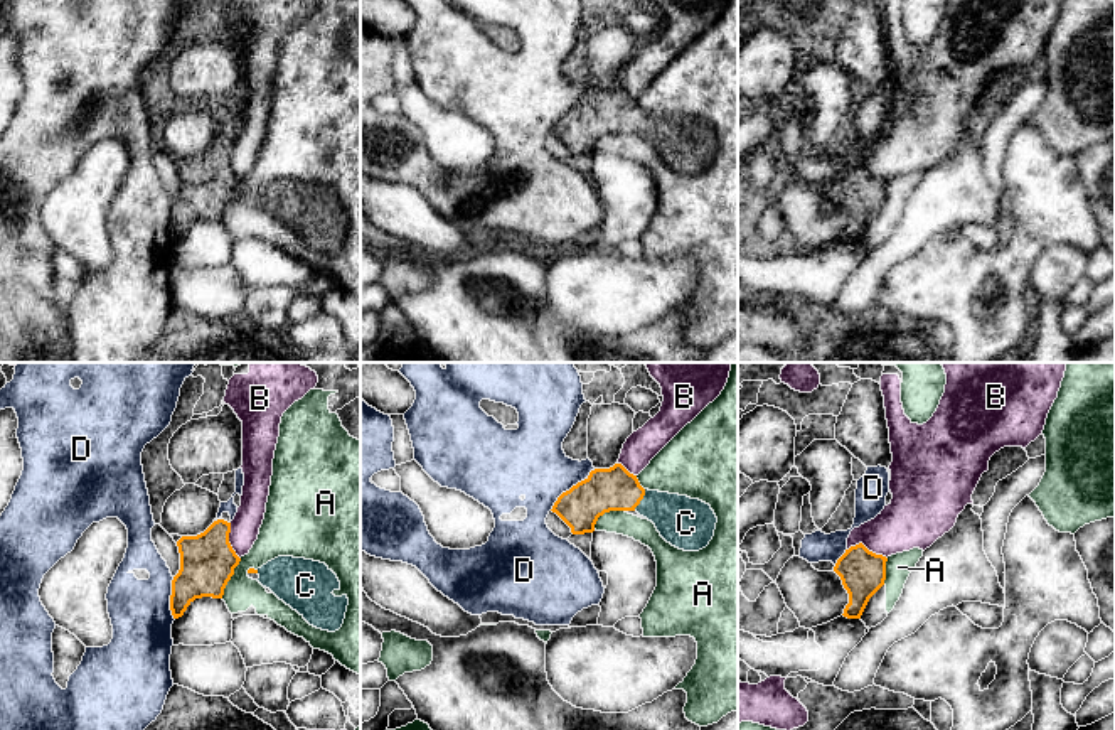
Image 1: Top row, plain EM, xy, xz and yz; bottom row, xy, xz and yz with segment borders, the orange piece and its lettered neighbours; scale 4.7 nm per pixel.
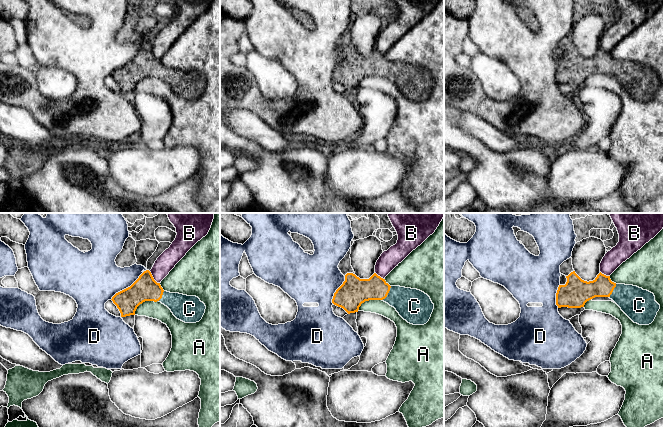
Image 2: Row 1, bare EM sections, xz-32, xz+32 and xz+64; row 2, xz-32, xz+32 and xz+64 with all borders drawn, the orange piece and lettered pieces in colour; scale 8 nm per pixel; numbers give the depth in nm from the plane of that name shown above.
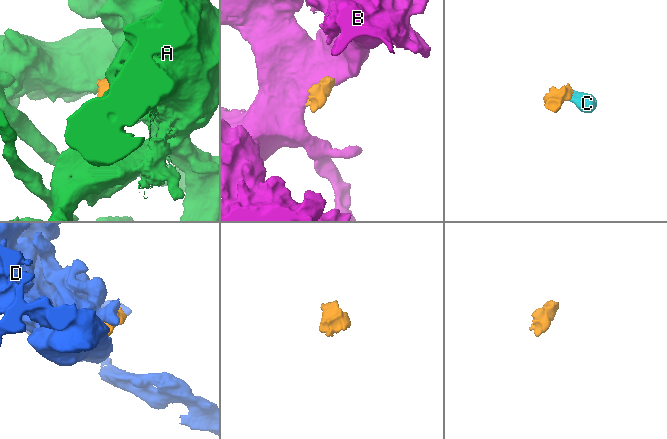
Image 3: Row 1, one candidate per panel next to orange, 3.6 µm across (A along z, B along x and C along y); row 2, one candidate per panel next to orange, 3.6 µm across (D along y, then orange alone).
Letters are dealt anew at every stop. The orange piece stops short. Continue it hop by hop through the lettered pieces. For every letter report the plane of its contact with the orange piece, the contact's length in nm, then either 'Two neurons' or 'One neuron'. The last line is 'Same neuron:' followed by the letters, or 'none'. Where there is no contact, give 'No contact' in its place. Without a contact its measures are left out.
A: Touches orange in xy. Shared border 220 nm. Two neurons
B: Touches orange in yz. Shared border 200 nm. Two neurons
C: Touches orange in xz. Shared border 120 nm. One neuron
D: Touches orange in xz. Shared border 300 nm. Two neurons
Same neuron: C

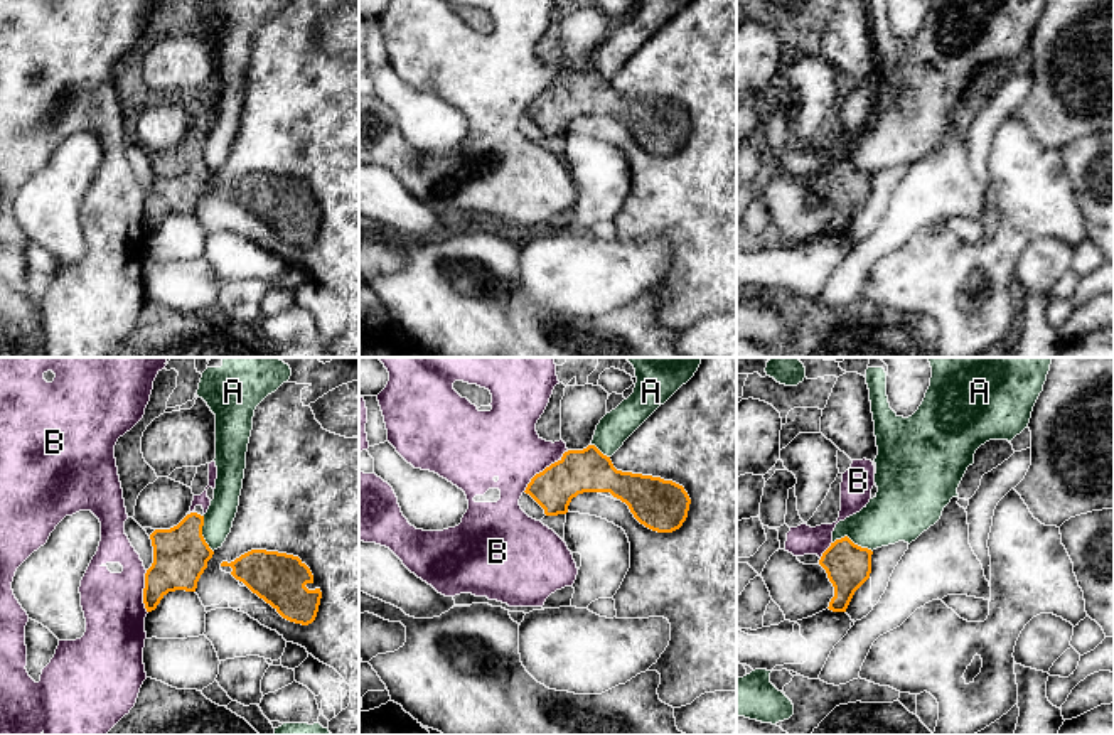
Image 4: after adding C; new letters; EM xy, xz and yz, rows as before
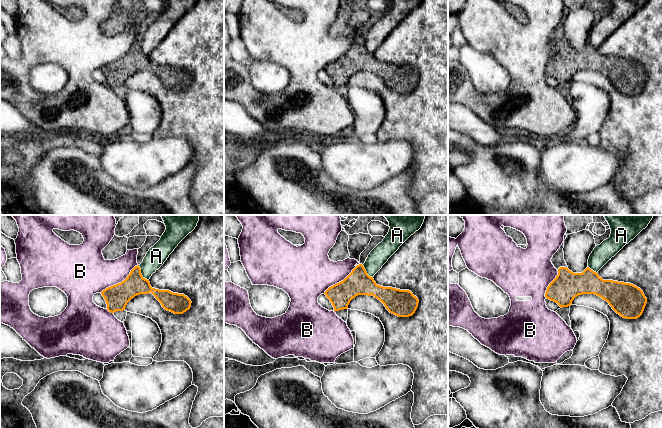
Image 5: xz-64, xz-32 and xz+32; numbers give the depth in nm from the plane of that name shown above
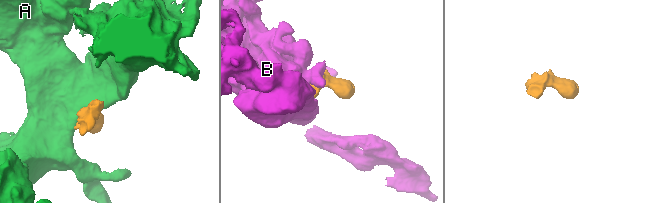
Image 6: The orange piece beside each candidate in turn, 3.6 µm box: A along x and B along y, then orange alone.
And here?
A: Touches orange in yz. Shared border 200 nm. Two neurons
B: Touches orange in xz. Shared border 300 nm. Two neurons
Same neuron: none

